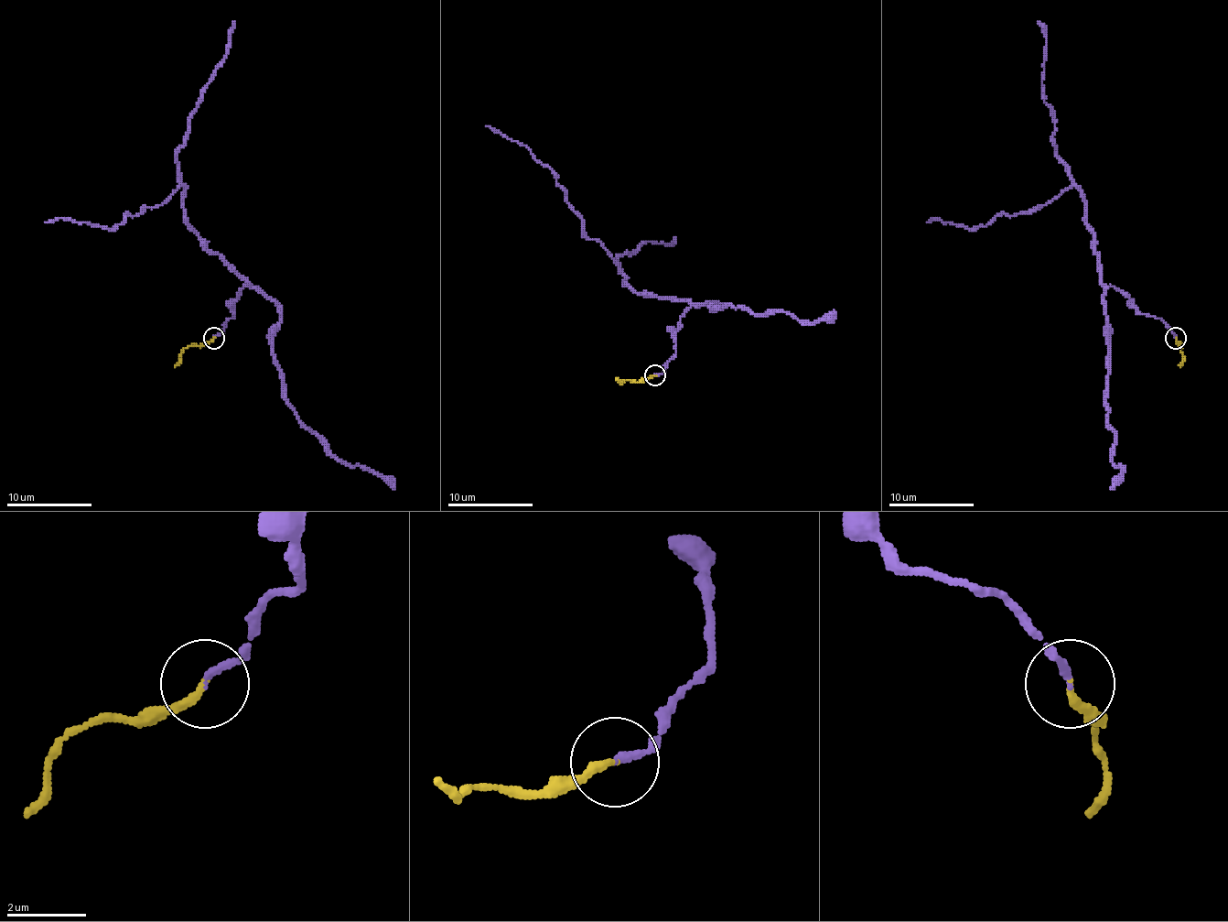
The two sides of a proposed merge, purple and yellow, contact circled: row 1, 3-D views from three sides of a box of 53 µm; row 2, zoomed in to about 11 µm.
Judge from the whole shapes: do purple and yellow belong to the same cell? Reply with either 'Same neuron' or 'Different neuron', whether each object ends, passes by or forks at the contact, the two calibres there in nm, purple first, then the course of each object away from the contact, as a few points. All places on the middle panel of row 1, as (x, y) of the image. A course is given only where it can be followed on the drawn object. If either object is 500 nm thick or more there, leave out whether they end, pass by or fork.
Same neuron. At the ring purple ends. At the ring yellow ends. Thickness 170 nm (purple) against 200 nm. Course of purple: (654, 375), (675, 352), (678, 322), (691, 303), (627, 286), (608, 250), (584, 233), (552, 170), (486, 125). Course of yellow: (654, 375), (640, 382), (616, 380)

